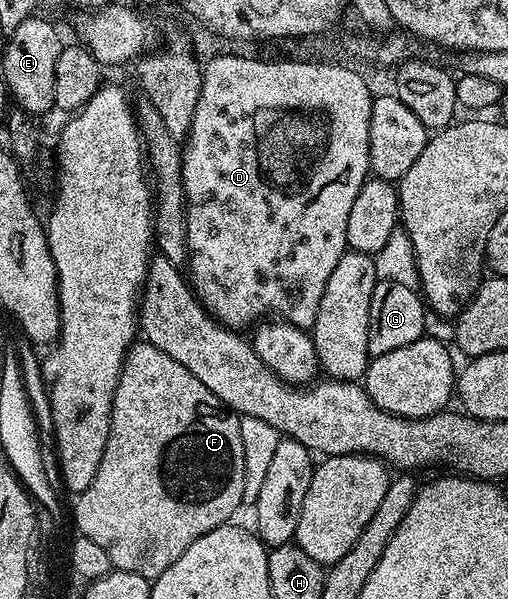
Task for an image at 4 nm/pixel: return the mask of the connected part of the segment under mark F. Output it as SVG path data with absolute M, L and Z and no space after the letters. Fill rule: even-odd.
M140 339L133 344L132 348L124 354L124 366L120 372L120 378L114 391L112 400L112 418L110 419L110 431L106 439L106 451L102 455L102 463L98 463L98 475L94 475L94 483L86 487L75 498L76 501L76 525L79 536L91 539L93 543L98 543L106 547L106 555L110 555L110 563L113 569L122 571L134 571L138 575L149 579L158 579L166 567L170 567L202 535L214 531L214 527L227 525L233 520L236 508L244 501L244 476L246 475L246 463L242 455L242 427L240 417L227 409L182 363L174 363L166 351L158 351L146 340Z

